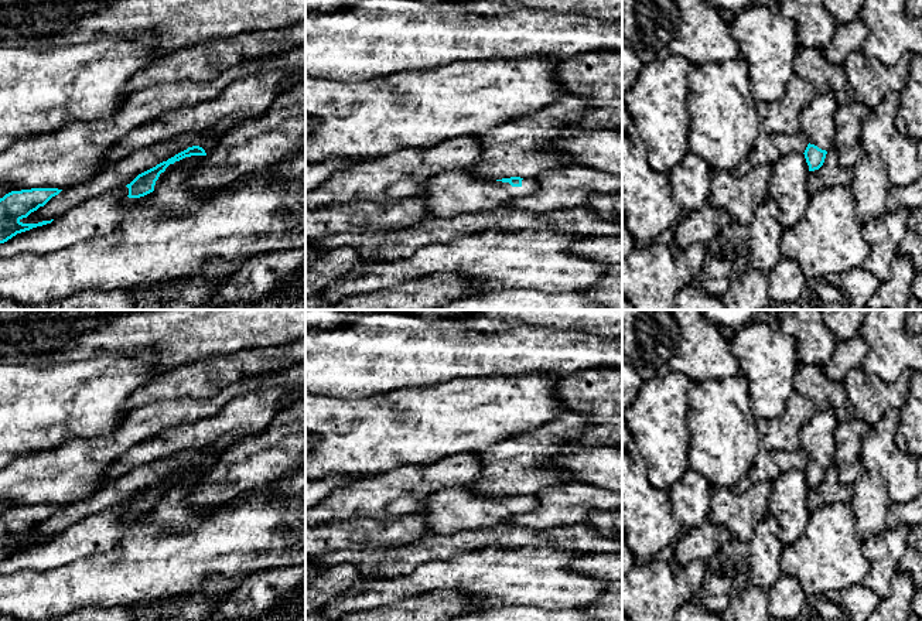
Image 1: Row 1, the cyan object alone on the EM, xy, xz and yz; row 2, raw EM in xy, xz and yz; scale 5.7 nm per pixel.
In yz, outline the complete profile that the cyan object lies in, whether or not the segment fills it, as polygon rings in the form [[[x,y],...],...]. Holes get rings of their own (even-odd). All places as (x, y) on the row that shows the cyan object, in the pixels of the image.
[[[817,93],[799,115],[800,130],[807,136],[809,144],[805,158],[809,171],[819,170],[827,150],[834,146],[834,110],[836,99],[831,93]]]

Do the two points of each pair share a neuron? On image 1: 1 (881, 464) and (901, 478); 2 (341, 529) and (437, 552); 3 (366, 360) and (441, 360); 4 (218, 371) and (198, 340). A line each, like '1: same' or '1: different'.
1: same
2: different
3: same
4: different

